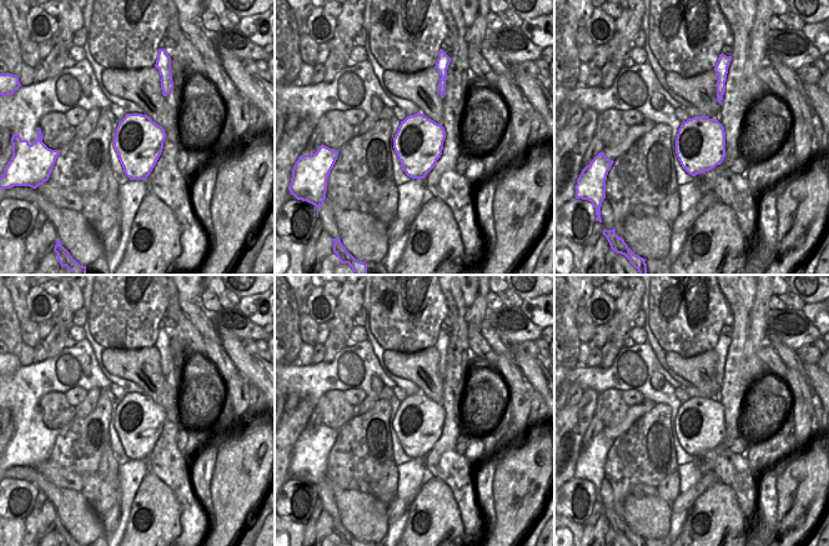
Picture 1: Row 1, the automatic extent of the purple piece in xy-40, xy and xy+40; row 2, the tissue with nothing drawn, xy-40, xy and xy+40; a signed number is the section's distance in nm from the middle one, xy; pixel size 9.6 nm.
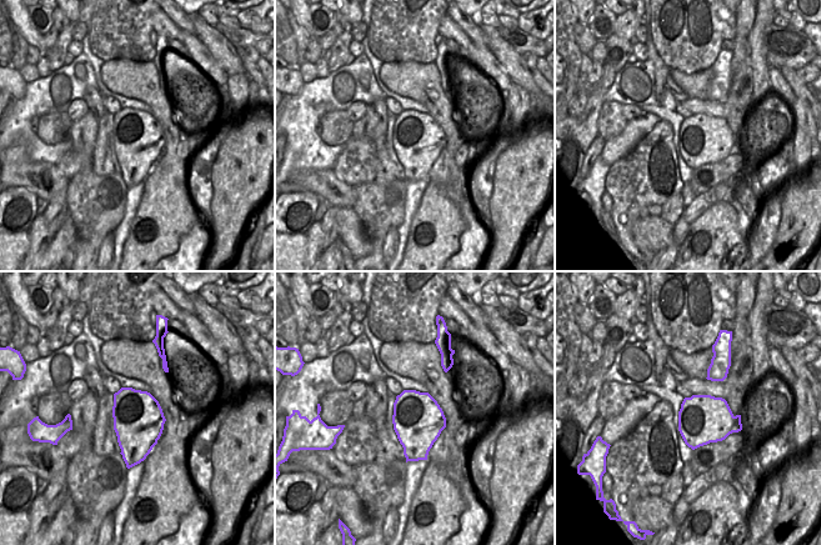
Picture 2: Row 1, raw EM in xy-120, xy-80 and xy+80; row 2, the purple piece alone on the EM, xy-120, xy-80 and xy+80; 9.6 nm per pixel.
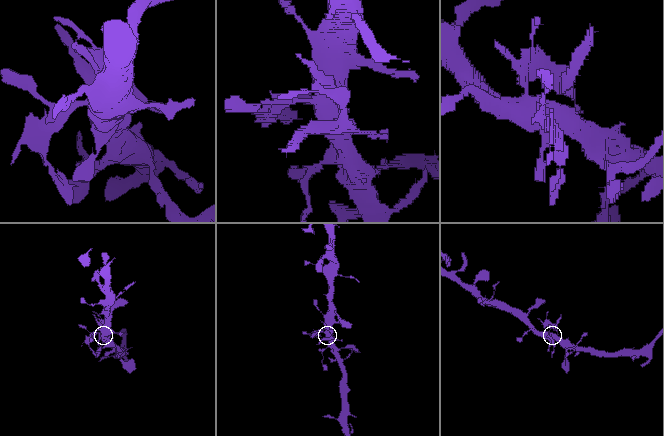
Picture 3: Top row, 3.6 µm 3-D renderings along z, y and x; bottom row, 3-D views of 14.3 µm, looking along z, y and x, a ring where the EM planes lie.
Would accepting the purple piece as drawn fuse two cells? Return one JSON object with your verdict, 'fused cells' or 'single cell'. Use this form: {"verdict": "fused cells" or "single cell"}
{"verdict": "single cell"}

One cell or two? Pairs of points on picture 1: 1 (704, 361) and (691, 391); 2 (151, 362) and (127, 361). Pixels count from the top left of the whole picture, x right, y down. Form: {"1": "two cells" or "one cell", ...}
{"1": "two cells", "2": "one cell"}

